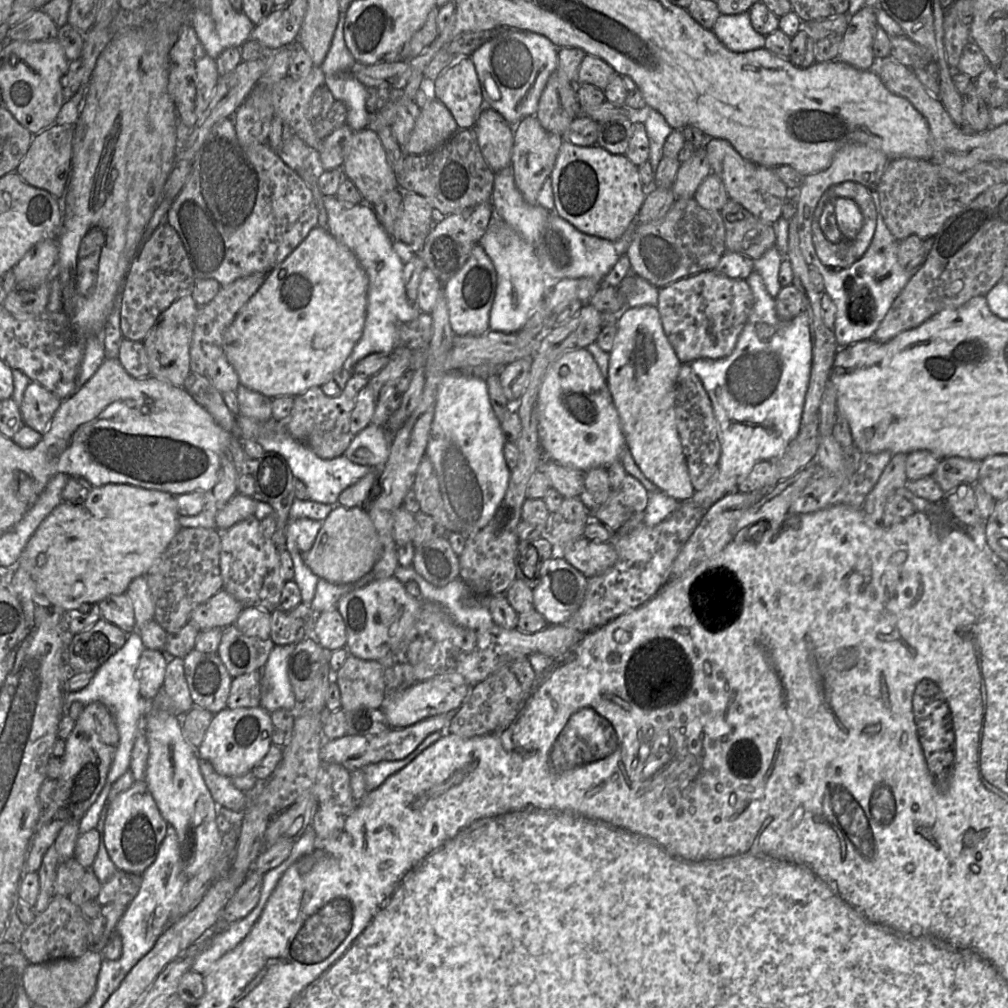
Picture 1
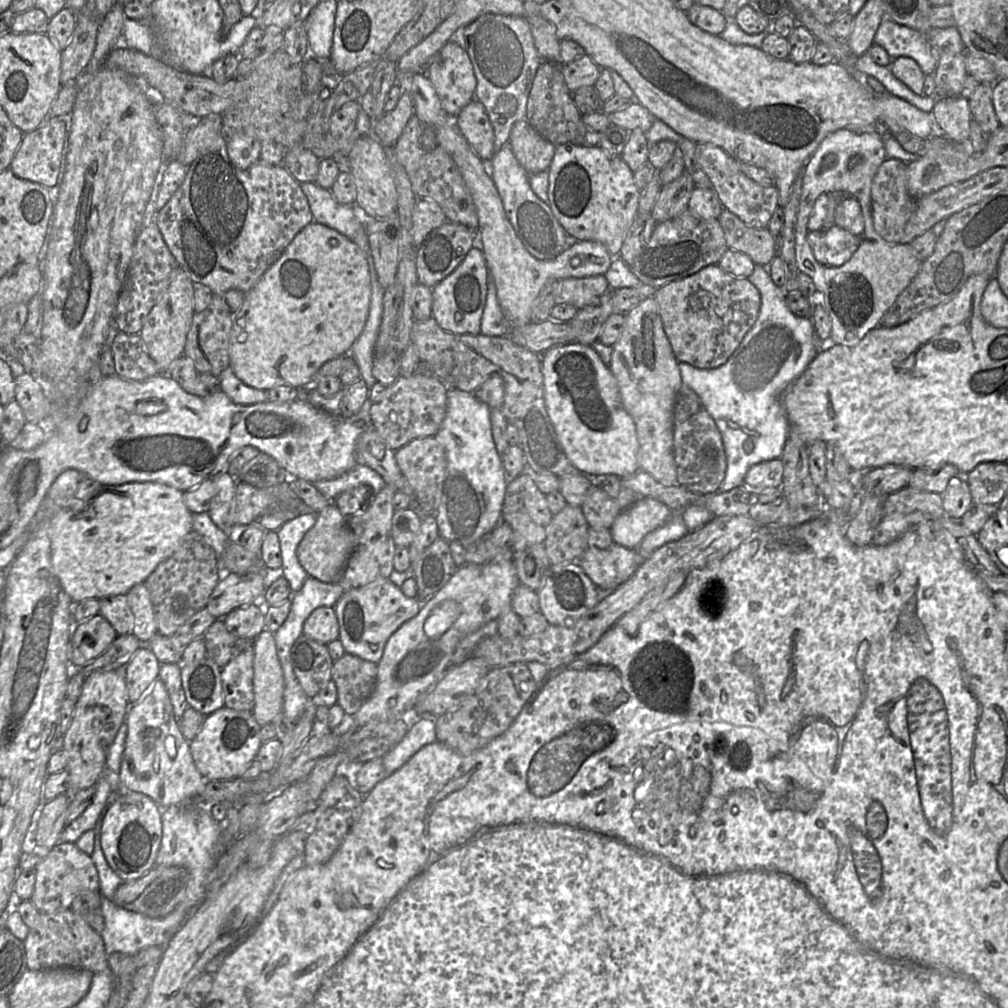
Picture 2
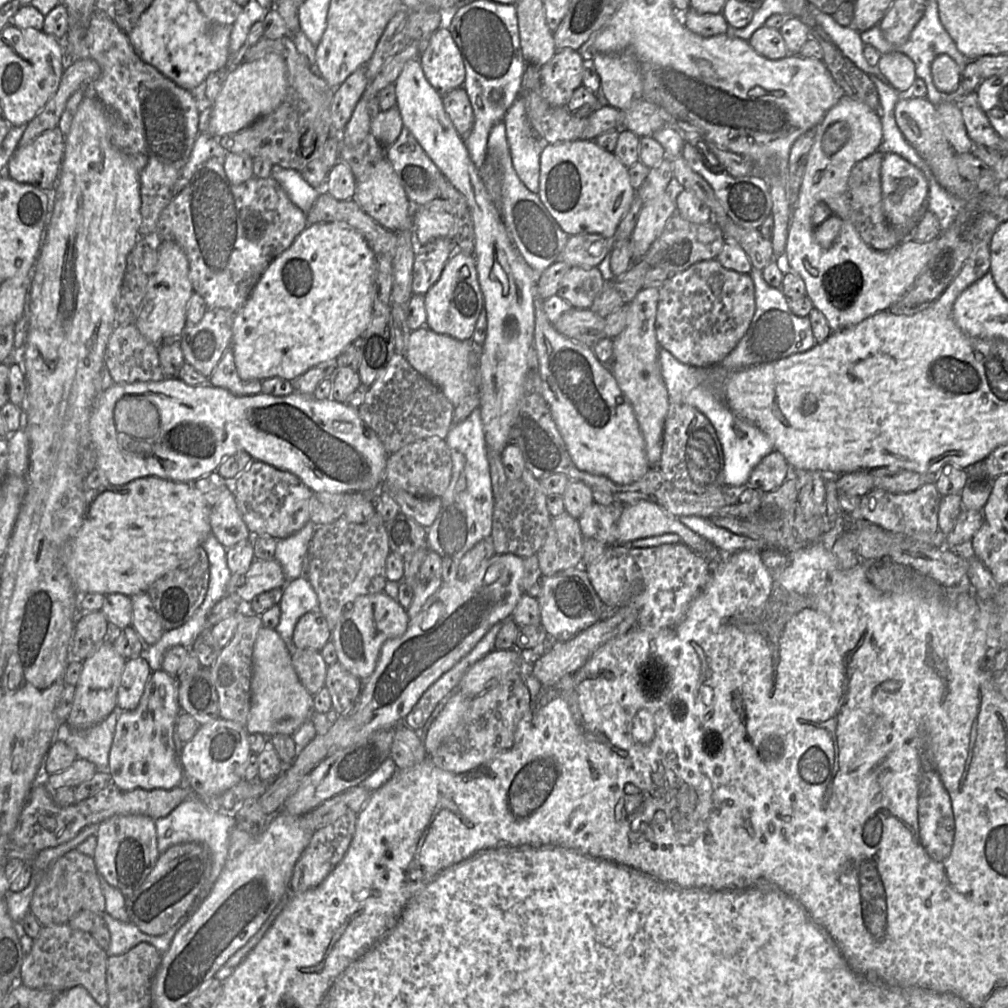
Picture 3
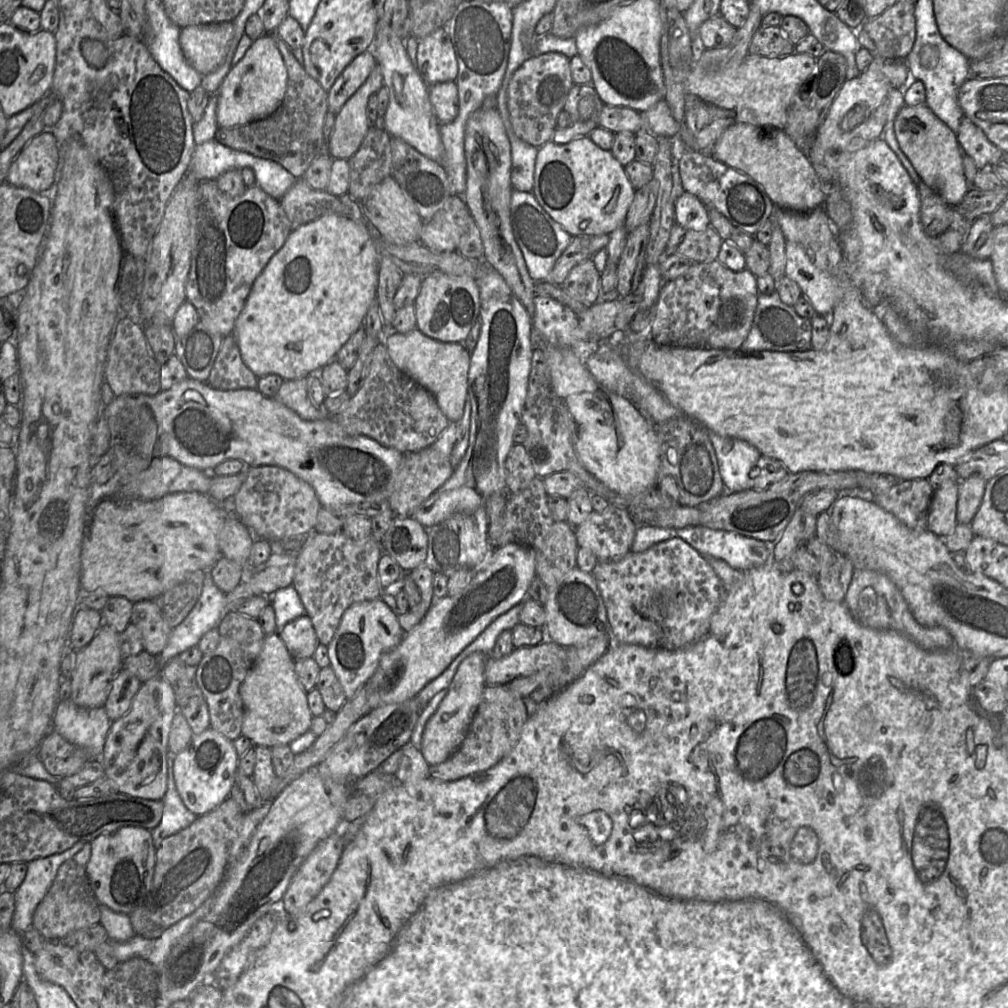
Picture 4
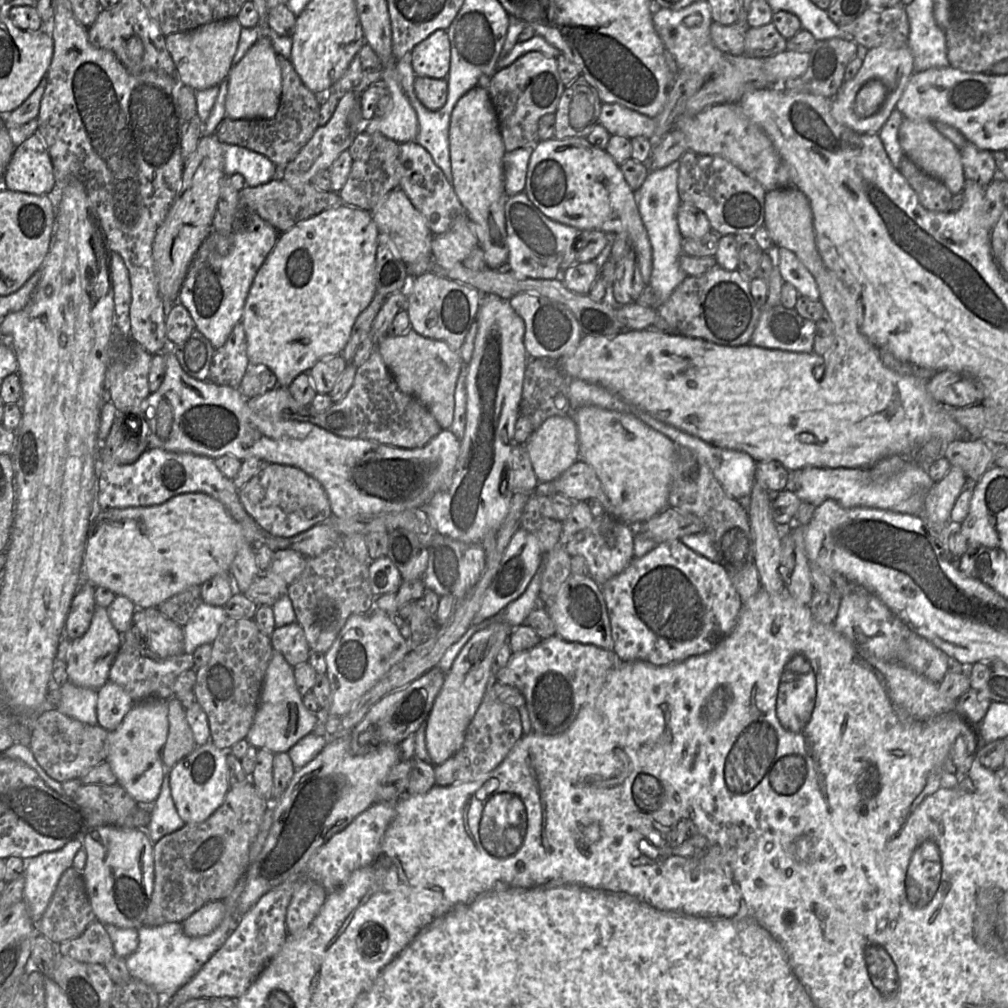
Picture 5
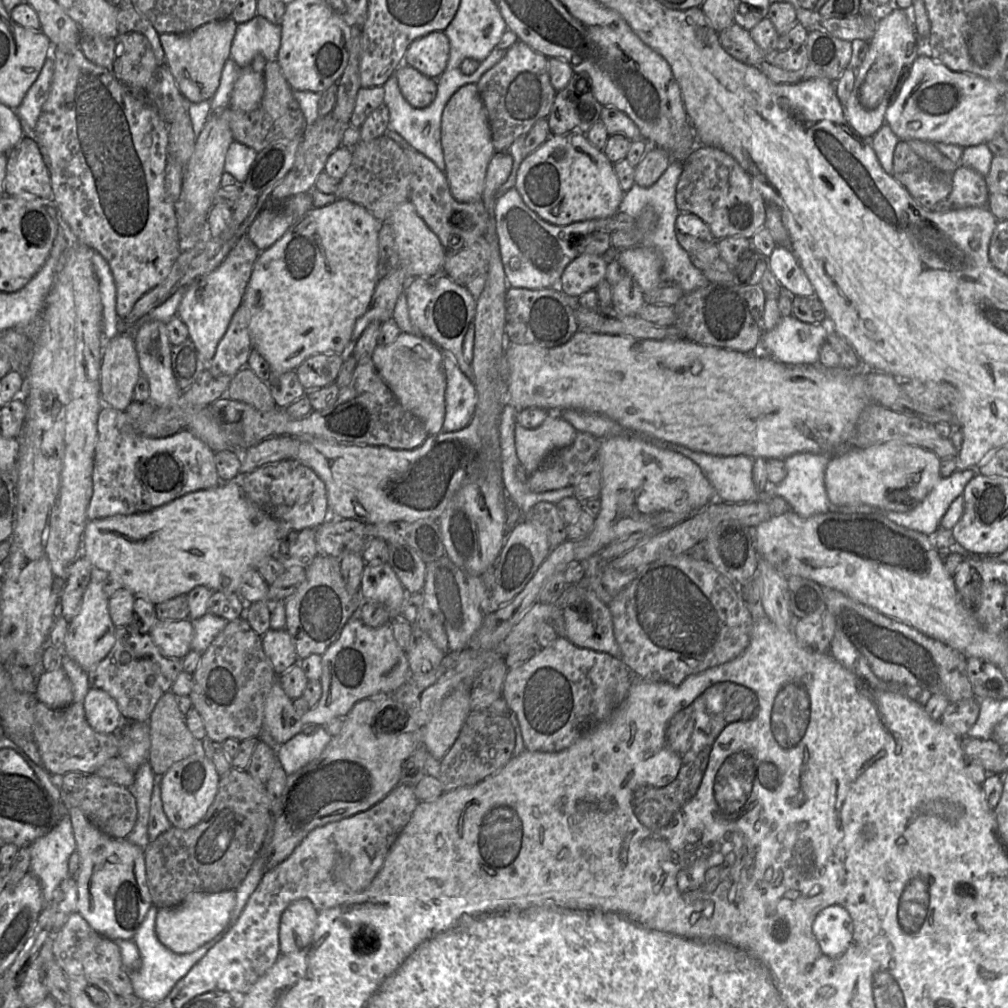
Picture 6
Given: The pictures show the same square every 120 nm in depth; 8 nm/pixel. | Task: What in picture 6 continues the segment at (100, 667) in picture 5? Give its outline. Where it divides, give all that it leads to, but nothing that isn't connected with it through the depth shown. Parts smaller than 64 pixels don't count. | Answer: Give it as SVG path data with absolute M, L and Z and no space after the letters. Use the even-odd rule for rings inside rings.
M92 569L91 580L83 594L79 613L69 622L63 653L74 660L84 671L103 660L115 643L116 627L109 614L109 597L104 593L104 574Z

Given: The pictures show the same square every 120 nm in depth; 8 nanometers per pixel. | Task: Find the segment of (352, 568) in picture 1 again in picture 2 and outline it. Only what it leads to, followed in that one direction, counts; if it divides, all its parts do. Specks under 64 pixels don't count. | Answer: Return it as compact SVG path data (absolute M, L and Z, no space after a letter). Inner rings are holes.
M332 502L316 514L316 521L297 547L297 558L308 574L324 583L338 583L355 548L355 538L338 507Z

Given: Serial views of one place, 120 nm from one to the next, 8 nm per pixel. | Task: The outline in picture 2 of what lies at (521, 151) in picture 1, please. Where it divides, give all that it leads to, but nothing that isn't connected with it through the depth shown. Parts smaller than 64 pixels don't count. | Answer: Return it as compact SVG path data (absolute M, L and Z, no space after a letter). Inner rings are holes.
M525 118L513 125L507 144L528 175L547 171L556 150Z

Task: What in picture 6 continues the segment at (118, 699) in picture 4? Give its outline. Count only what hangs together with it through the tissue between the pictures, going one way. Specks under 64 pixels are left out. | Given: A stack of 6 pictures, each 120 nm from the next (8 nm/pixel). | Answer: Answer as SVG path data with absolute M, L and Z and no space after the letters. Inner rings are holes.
M91 688L83 707L88 724L98 733L116 734L125 723L117 702L104 690Z

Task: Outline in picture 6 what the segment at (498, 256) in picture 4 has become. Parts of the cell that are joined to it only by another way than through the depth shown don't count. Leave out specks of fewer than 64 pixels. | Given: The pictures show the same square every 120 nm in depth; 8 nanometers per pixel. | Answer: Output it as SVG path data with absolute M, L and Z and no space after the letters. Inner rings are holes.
M475 83L460 87L446 104L441 120L441 143L452 196L463 203L482 200L487 168L495 149L487 114Z

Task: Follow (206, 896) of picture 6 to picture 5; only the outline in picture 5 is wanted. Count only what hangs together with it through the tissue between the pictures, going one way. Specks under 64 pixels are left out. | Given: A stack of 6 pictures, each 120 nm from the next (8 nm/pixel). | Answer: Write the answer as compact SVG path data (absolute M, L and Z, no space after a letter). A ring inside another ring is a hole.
M223 901L208 902L181 922L183 931L189 937L208 935L219 926L224 915Z

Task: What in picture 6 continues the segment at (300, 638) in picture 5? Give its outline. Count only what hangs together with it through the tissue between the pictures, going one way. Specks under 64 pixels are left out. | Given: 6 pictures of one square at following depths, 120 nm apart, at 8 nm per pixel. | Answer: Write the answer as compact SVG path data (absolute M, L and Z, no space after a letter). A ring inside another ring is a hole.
M269 629L262 636L262 647L277 676L299 663L294 643L286 629Z

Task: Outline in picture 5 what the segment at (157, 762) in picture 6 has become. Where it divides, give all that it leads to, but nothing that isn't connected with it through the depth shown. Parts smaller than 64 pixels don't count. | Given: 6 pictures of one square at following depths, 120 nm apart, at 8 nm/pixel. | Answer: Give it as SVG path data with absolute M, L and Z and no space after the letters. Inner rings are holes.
M171 697L168 704L168 735L161 750L161 760L165 767L172 768L179 760L193 751L196 744L187 722L185 709Z

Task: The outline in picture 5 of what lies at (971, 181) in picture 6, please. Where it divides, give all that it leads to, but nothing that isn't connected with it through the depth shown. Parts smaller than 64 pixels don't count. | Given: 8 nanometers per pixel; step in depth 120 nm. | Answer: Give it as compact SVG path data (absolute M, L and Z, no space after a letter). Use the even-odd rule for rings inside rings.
M967 142L960 153L965 180L973 180L987 187L998 176L997 162L991 151Z

